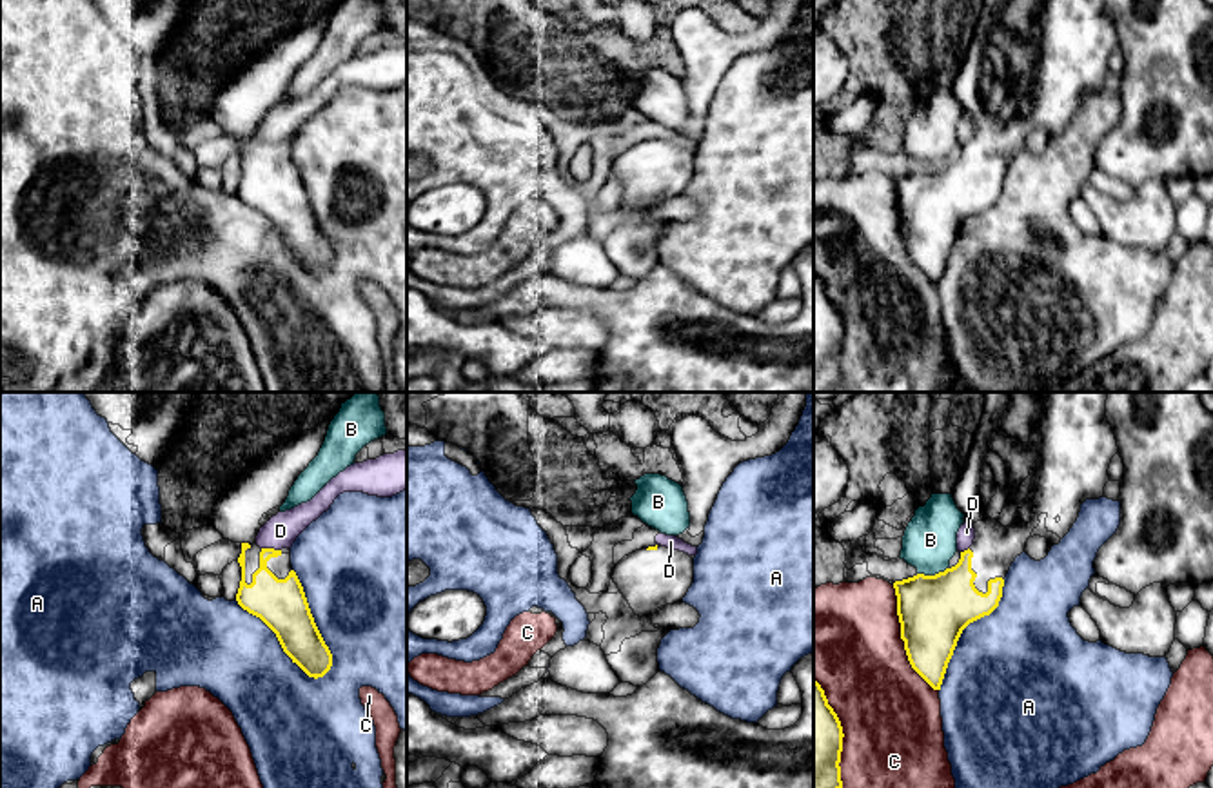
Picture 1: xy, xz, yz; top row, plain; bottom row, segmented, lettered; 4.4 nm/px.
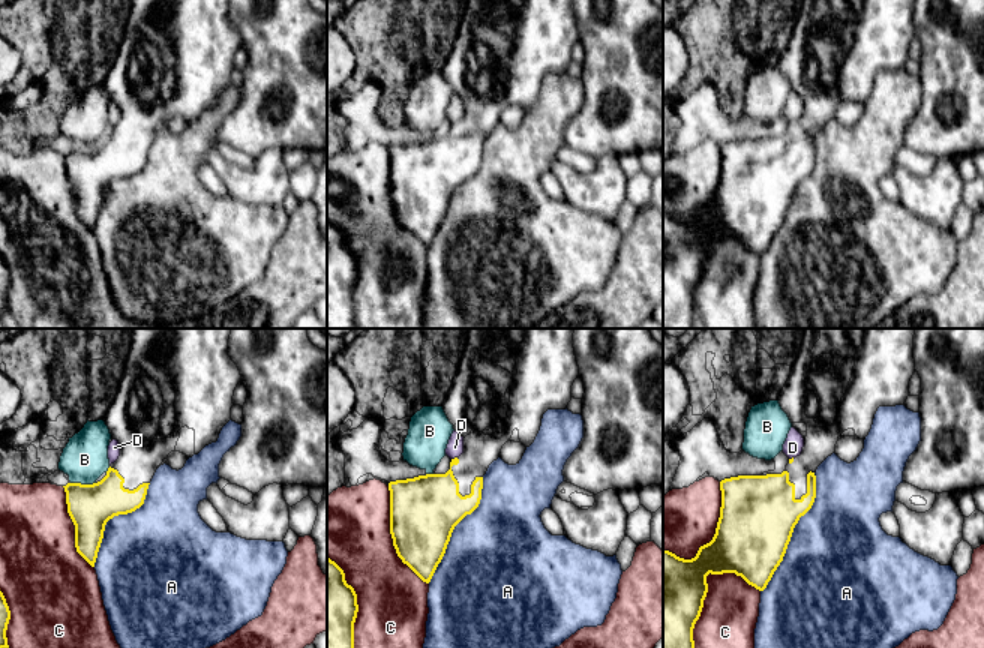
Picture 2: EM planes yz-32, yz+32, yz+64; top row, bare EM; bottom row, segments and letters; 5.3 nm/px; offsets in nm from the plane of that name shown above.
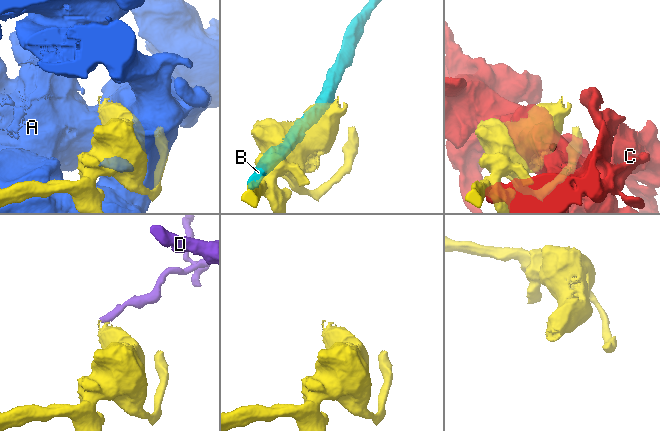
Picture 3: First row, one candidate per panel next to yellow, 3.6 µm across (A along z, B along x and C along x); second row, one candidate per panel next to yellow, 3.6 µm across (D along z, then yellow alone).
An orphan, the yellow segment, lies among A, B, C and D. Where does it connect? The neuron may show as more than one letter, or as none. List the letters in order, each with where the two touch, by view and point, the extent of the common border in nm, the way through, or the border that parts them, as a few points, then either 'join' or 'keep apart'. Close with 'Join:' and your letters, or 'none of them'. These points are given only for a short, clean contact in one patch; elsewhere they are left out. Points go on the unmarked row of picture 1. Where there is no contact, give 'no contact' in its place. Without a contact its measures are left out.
A: xy (282, 240) | 550 nm | keep apart
B: yz (932, 169) | 140 nm | keep apart
C: yz (901, 231) | 500 nm | keep apart
D: xy (271, 142) | 90 nm | along xy (262, 140), (280, 144) | keep apart
Join: none of them

